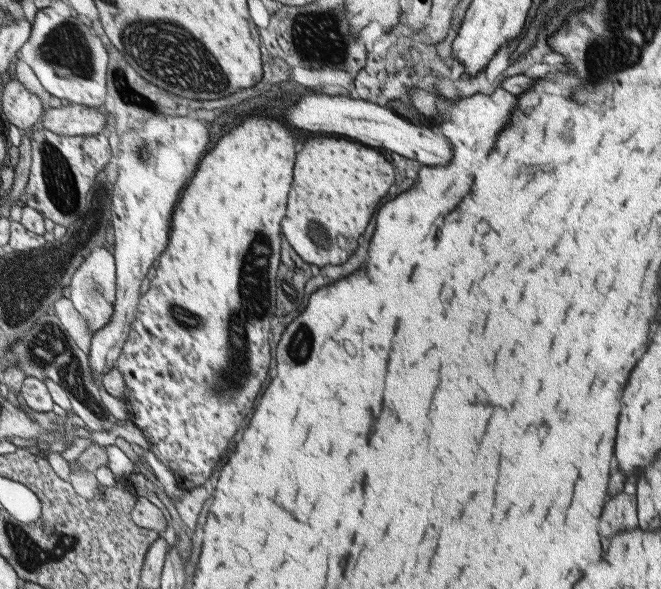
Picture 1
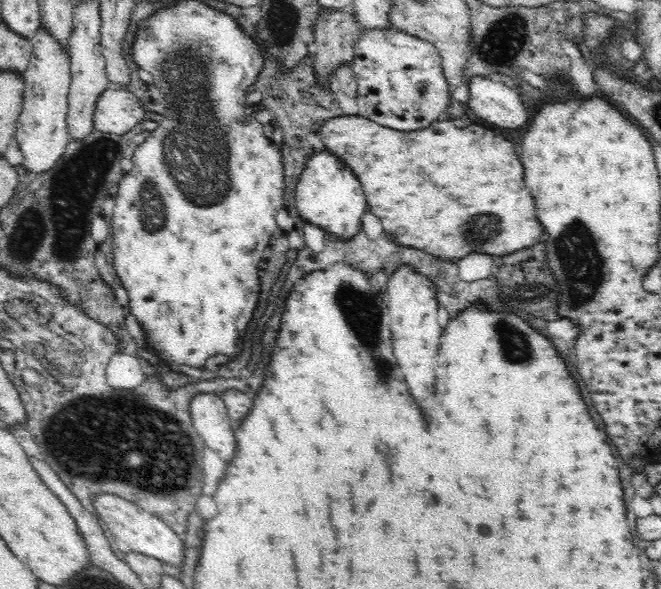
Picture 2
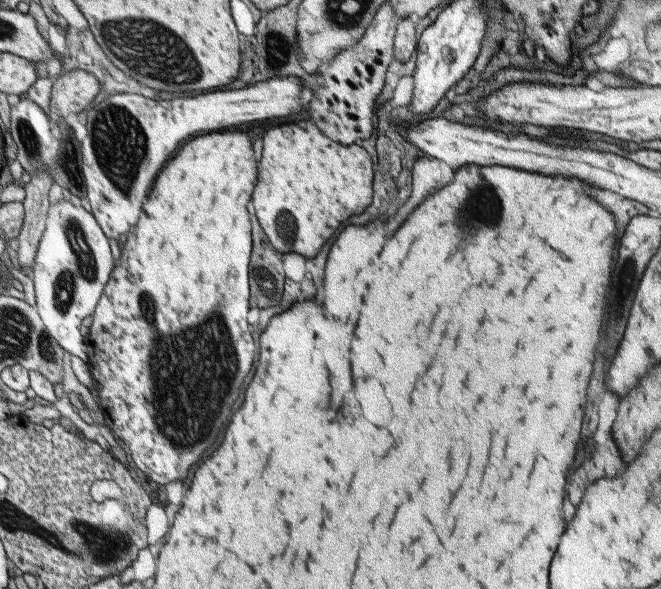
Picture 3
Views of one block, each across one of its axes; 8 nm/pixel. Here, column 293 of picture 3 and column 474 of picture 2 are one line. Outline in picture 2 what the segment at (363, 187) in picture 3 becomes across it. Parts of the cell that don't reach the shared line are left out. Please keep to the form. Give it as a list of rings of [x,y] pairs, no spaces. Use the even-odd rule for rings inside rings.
[[[358,114],[341,115],[340,118],[330,118],[322,122],[316,132],[320,134],[326,150],[332,155],[337,156],[358,178],[362,184],[368,210],[378,216],[380,224],[383,226],[384,237],[393,240],[400,247],[415,248],[421,252],[427,252],[428,255],[436,256],[442,260],[456,261],[467,254],[479,252],[480,254],[490,255],[508,255],[512,250],[525,249],[532,244],[532,240],[540,240],[540,232],[536,232],[536,224],[528,220],[528,200],[520,196],[520,188],[516,188],[516,160],[512,160],[512,142],[495,134],[492,128],[486,128],[476,123],[471,123],[464,128],[457,128],[450,118],[444,118],[430,123],[427,127],[412,129],[411,131],[394,130],[384,125],[380,125],[369,118],[362,118]],[[428,216],[428,218],[426,218]],[[490,222],[494,228],[488,230],[484,224]]]

